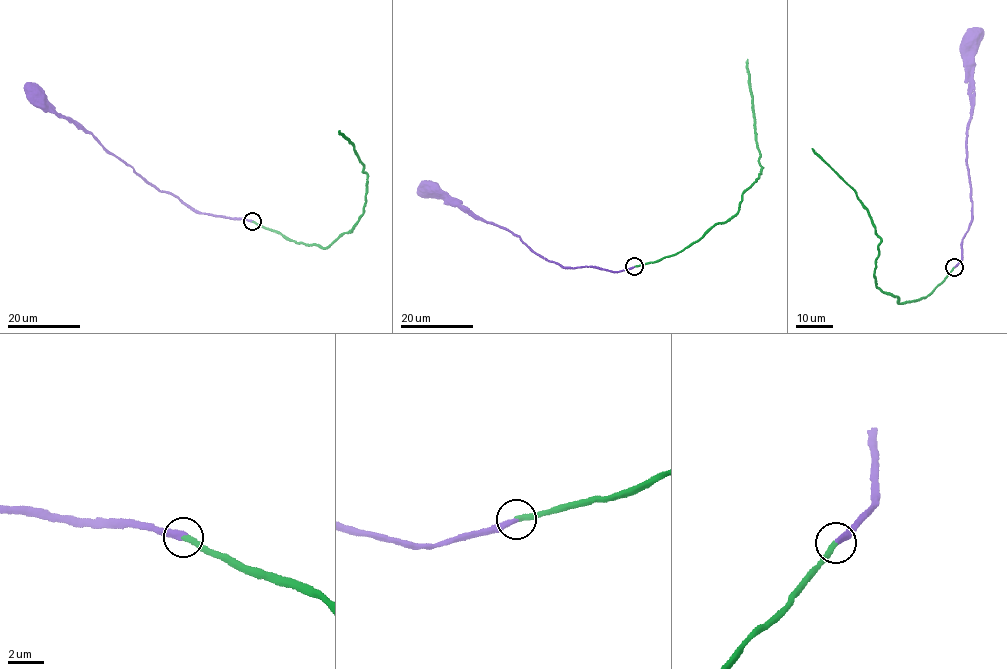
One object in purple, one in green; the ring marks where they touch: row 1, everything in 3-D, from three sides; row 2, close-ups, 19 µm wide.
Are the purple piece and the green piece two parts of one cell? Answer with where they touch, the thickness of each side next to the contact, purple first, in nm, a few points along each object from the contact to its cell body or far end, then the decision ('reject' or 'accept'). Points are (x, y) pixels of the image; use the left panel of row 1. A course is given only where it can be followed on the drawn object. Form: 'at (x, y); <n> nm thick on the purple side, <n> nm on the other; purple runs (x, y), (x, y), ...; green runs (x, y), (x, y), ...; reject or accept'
at (252, 221); 360 nm thick on the purple side, 280 nm on the other; purple runs (252, 221), (198, 213), (172, 195), (161, 192), (111, 154), (91, 134), (60, 116), (38, 96); green runs (252, 221), (293, 240), (322, 248), (350, 232), (363, 213), (366, 172), (354, 145), (343, 137), (340, 130); accept

